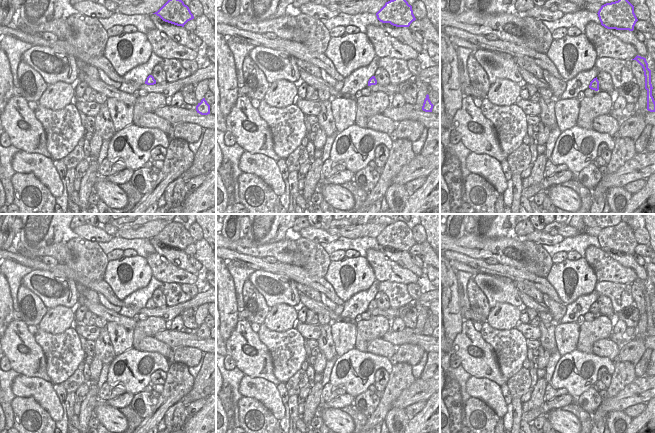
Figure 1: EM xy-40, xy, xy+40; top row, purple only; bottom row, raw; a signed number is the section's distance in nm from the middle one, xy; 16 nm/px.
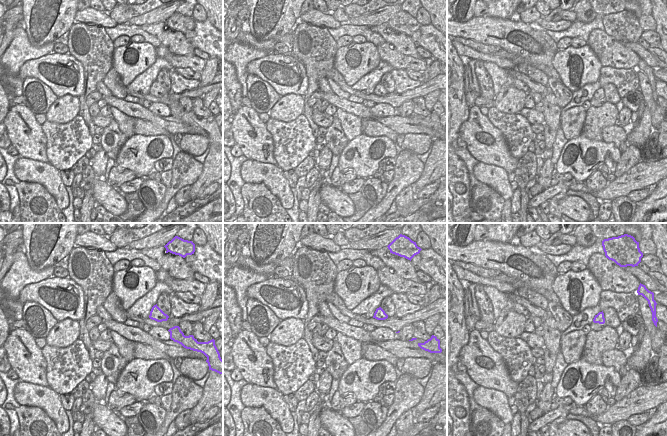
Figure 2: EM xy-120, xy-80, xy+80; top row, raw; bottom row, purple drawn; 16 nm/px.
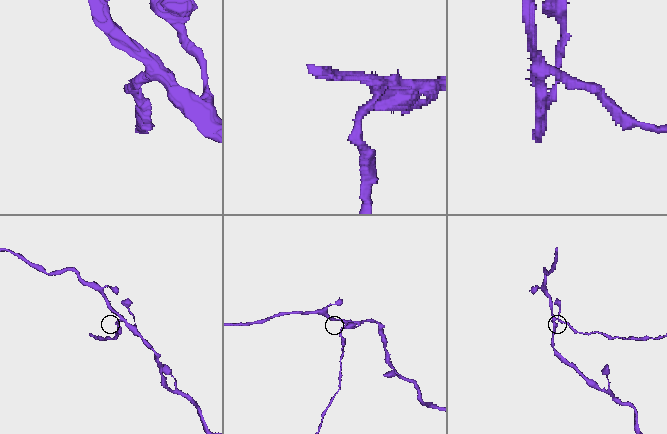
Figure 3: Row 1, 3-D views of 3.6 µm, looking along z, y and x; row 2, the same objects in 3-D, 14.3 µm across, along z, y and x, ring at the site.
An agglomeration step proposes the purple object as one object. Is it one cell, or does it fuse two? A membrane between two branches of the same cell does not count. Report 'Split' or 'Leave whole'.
Leave whole

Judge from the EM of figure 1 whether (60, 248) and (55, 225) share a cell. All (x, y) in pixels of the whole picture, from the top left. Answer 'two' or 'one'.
two

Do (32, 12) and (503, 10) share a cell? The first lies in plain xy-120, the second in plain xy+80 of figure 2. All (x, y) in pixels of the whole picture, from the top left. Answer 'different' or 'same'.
same

